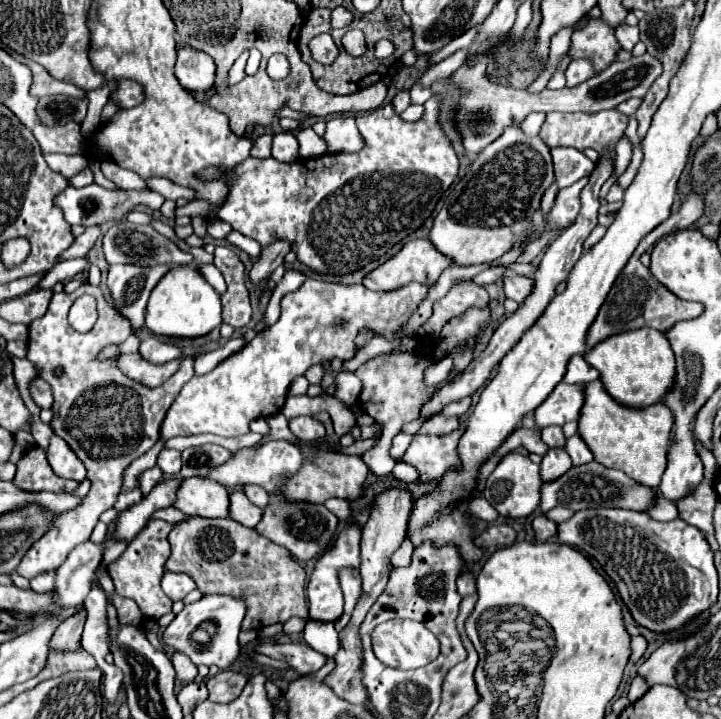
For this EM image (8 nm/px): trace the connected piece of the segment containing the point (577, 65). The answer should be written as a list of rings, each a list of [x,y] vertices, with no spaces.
[[[578,58],[578,60],[572,60],[570,66],[566,68],[566,86],[578,86],[582,82],[586,82],[588,78],[596,76],[594,72],[594,66],[588,58]]]

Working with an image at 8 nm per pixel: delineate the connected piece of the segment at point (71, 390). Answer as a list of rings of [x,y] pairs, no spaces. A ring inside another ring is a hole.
[[[82,284],[72,294],[54,294],[46,314],[28,326],[28,334],[30,336],[26,358],[34,364],[38,376],[46,380],[54,392],[54,418],[50,422],[50,428],[82,460],[88,470],[88,478],[92,480],[92,488],[82,506],[62,512],[54,520],[50,530],[38,542],[34,542],[34,546],[18,564],[16,572],[32,580],[38,574],[56,570],[60,562],[64,562],[72,546],[78,546],[80,542],[90,538],[90,532],[96,526],[100,514],[114,506],[120,492],[124,468],[128,466],[128,462],[140,458],[156,444],[164,414],[176,400],[176,394],[180,394],[182,386],[194,376],[194,360],[182,356],[178,372],[168,382],[156,388],[148,388],[122,374],[116,366],[116,356],[108,360],[98,360],[98,354],[106,346],[122,344],[130,336],[130,324],[126,322],[126,318],[120,316],[120,312],[116,312],[116,308],[106,302],[102,290],[92,284]],[[82,294],[92,294],[98,300],[98,320],[94,328],[86,334],[78,334],[68,324],[68,310],[72,302]],[[56,366],[64,370],[62,376],[54,374]]]

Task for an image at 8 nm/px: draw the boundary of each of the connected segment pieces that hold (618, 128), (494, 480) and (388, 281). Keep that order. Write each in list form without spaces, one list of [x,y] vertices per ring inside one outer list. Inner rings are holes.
[[[606,110],[606,112],[596,112],[596,114],[584,114],[584,112],[550,112],[546,114],[546,120],[542,124],[540,136],[548,146],[574,146],[578,150],[594,148],[602,156],[606,156],[610,162],[616,160],[616,142],[624,136],[628,116],[618,112],[618,110]]]
[[[508,452],[496,466],[496,470],[488,476],[486,486],[482,490],[482,496],[500,512],[500,516],[508,518],[528,518],[536,512],[540,504],[540,466],[534,464],[528,456],[522,456],[520,452]]]
[[[412,240],[394,258],[390,258],[386,264],[382,264],[374,272],[370,272],[364,278],[364,286],[374,292],[390,292],[390,290],[406,286],[408,282],[420,282],[424,286],[432,286],[450,264],[452,264],[452,260],[448,256],[444,256],[442,252],[438,252],[430,240]]]

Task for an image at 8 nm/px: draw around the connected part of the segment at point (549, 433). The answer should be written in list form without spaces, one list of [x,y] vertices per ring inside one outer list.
[[[546,426],[546,428],[542,428],[540,432],[542,432],[542,440],[544,440],[548,446],[564,446],[564,442],[566,442],[560,426]]]

